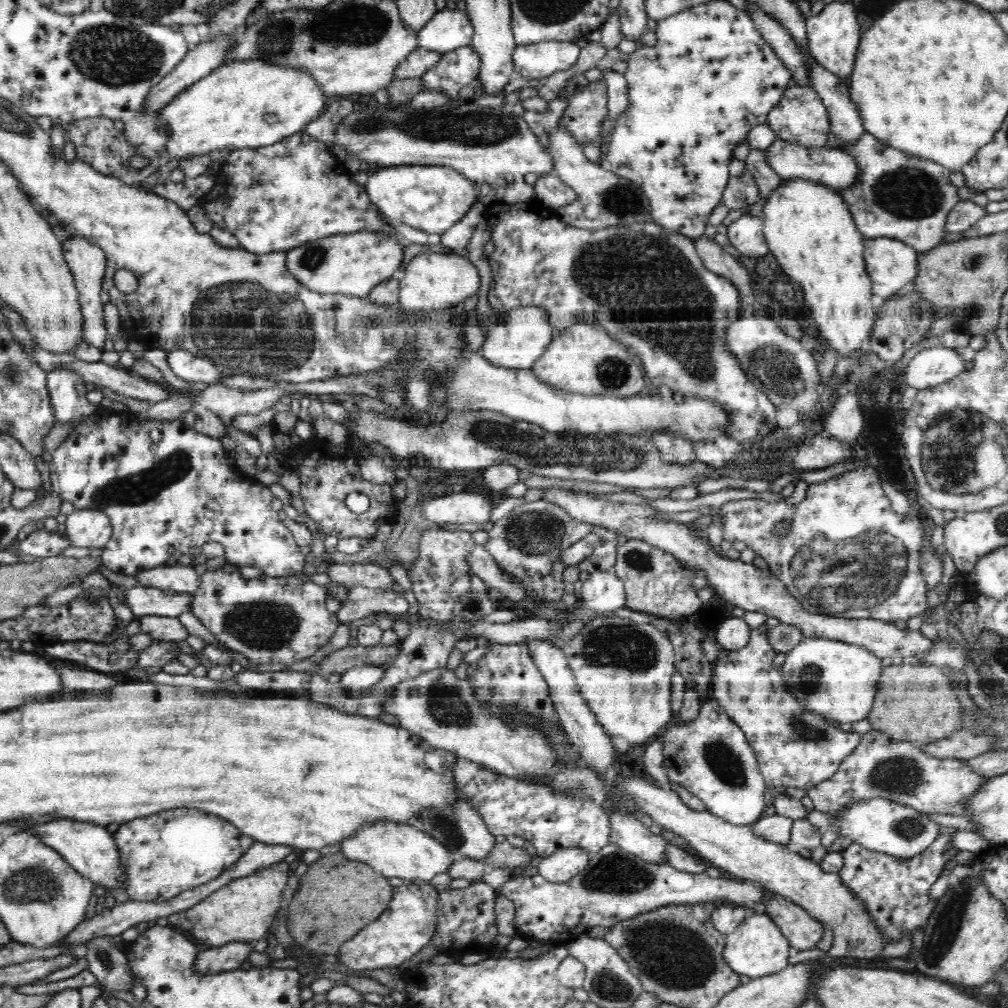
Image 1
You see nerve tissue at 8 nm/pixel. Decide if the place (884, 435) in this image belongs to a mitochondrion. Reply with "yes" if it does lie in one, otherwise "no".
yes

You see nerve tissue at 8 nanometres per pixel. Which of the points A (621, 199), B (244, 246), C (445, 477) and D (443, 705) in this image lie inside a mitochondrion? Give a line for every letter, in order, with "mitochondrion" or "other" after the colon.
A: mitochondrion
B: other
C: other
D: mitochondrion

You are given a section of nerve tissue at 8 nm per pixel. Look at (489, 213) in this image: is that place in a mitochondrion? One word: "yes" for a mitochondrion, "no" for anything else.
no

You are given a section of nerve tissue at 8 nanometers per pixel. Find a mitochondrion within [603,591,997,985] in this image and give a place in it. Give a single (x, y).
(944, 929)

